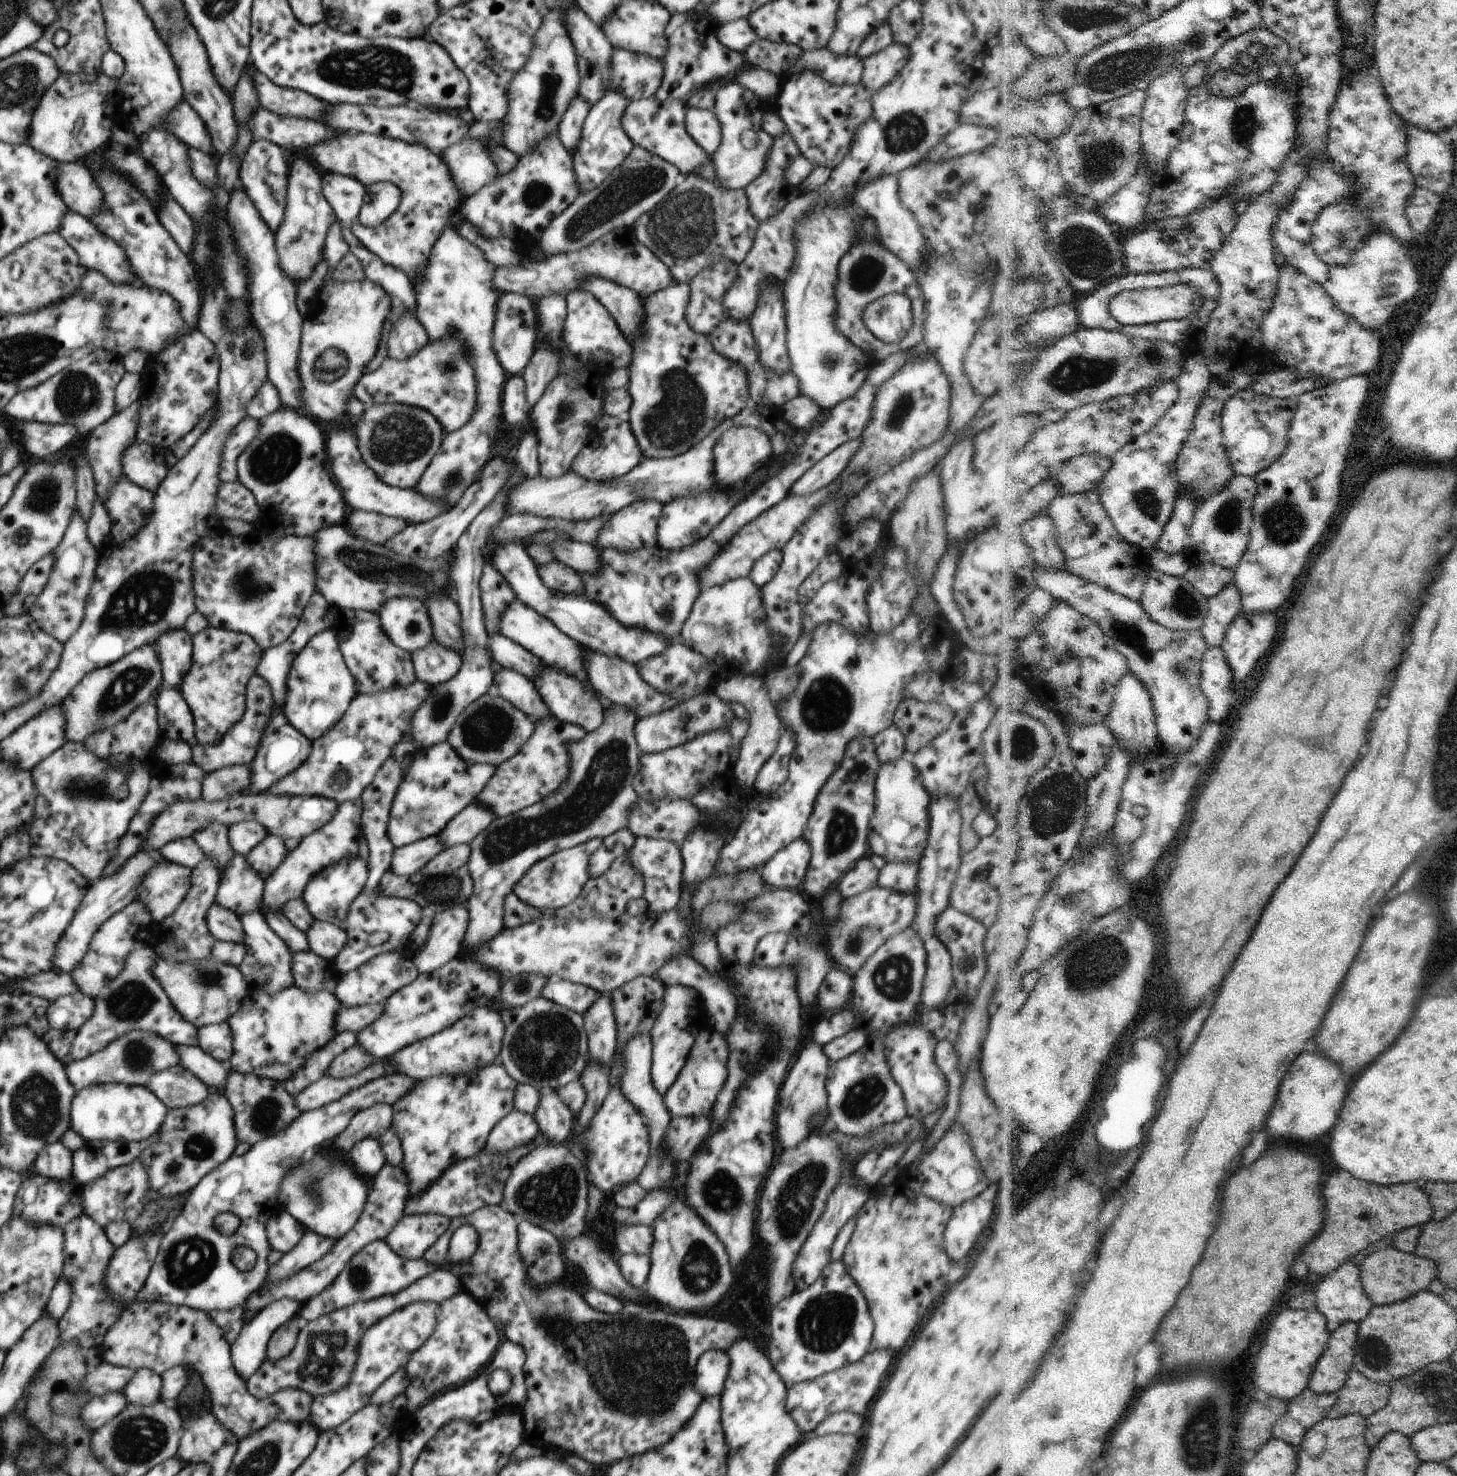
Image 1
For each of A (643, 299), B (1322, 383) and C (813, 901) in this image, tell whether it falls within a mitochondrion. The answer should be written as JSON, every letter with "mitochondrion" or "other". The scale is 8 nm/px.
{"A":"other","B":"other","C":"other"}

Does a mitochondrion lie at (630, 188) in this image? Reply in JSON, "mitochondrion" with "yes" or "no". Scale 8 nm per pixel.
{"mitochondrion":"yes"}

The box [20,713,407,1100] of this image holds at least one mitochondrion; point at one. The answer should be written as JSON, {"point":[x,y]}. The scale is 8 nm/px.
{"point":[130,1000]}

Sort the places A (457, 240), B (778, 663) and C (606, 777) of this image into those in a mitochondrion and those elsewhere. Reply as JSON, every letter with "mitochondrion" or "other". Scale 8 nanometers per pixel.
{"A":"other","B":"other","C":"mitochondrion"}

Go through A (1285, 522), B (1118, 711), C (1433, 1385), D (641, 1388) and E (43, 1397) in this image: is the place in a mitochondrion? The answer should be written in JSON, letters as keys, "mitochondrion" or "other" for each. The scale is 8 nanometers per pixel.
{"A":"mitochondrion","B":"other","C":"mitochondrion","D":"mitochondrion","E":"other"}

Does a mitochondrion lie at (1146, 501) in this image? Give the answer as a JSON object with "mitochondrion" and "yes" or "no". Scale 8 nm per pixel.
{"mitochondrion":"yes"}

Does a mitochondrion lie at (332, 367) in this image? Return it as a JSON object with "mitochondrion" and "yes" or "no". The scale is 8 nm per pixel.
{"mitochondrion":"yes"}

